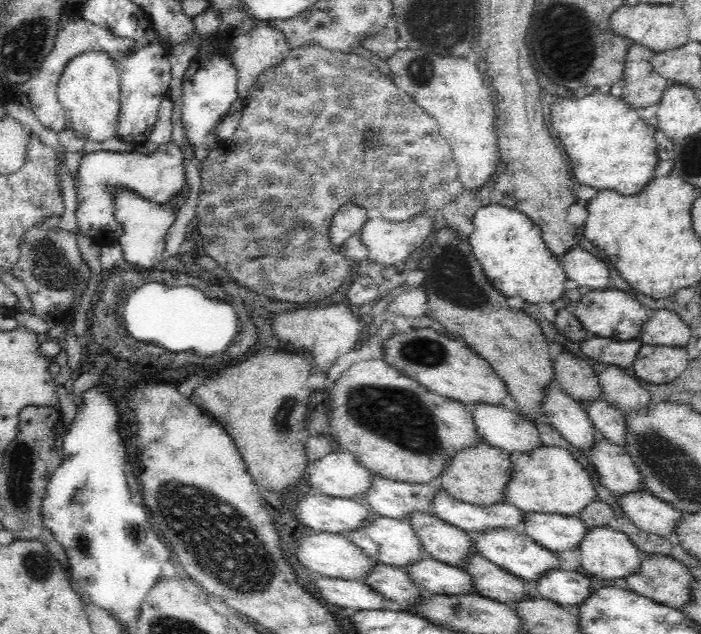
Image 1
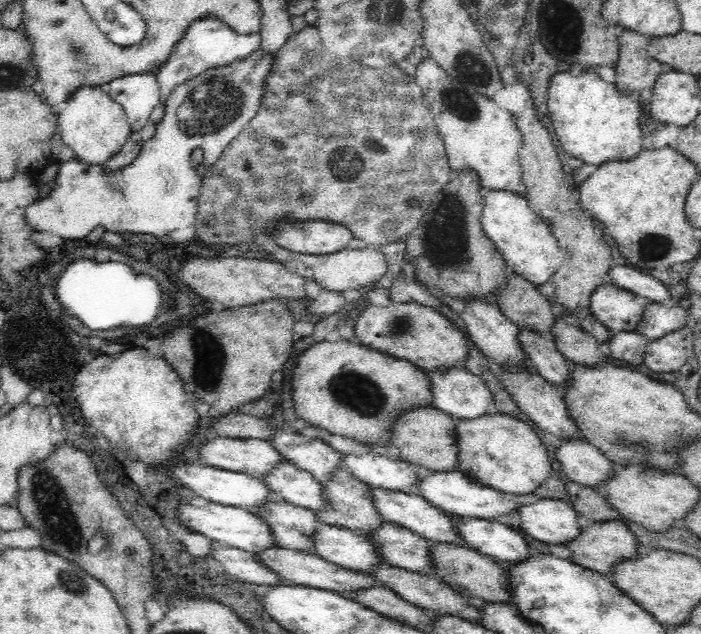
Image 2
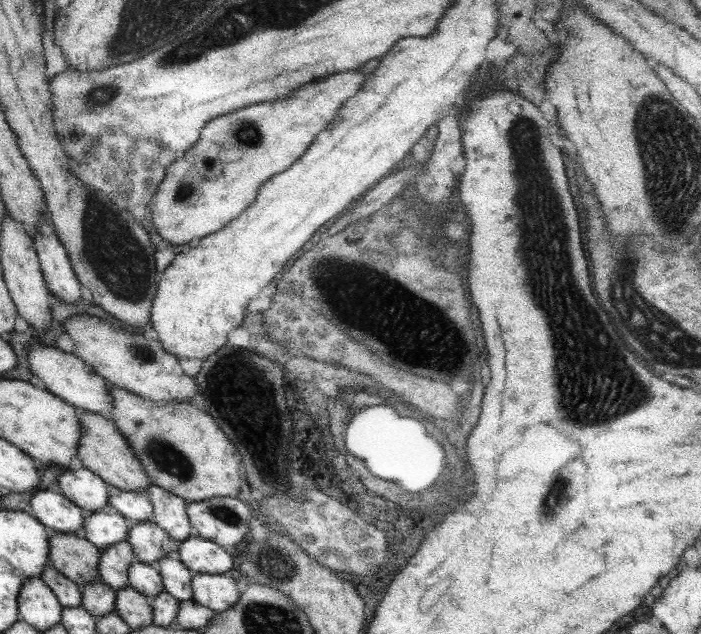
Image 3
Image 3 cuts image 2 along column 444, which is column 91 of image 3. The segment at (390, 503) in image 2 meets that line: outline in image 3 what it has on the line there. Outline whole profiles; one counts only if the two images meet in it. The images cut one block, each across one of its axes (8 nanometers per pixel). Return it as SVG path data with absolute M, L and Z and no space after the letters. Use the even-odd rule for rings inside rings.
M109 504L95 510L83 519L84 539L95 548L103 550L112 544L125 541L129 529L129 522Z

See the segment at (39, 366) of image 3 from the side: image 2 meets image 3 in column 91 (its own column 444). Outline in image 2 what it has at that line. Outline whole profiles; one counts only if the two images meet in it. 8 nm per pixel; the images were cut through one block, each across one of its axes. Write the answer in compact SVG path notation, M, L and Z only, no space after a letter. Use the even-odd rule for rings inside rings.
M448 368L428 374L432 383L433 408L455 420L476 420L486 415L494 396L486 383L464 368Z

